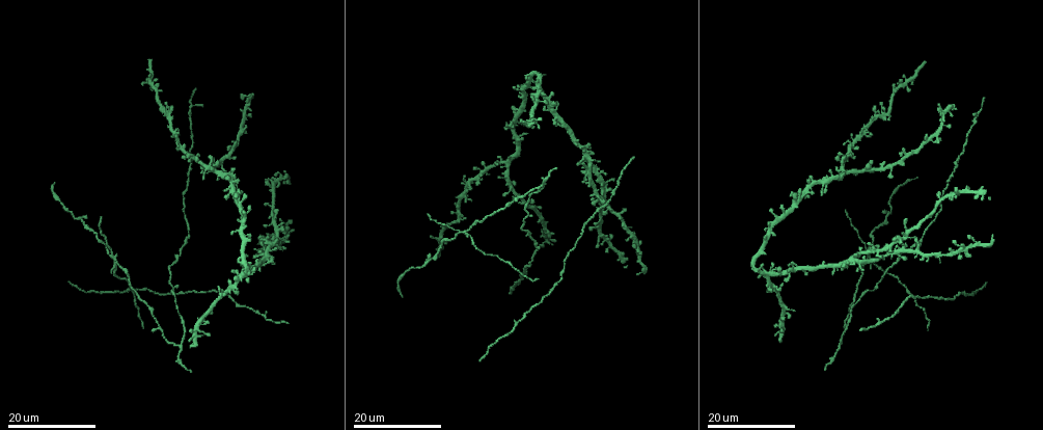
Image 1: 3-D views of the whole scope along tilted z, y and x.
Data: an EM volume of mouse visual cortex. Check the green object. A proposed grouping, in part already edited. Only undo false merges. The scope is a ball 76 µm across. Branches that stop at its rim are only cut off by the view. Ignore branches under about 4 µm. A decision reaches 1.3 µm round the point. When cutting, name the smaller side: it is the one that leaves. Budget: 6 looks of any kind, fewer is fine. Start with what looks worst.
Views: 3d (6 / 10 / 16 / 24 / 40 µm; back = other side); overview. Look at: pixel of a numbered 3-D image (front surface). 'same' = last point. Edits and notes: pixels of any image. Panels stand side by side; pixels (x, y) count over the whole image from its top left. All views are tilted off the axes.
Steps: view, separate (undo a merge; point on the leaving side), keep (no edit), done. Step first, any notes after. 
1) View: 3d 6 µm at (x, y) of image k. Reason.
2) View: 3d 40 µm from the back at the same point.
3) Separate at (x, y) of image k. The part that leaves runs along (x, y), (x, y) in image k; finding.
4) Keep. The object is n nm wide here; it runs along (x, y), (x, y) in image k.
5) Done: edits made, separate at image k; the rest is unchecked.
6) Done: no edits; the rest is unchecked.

View: 3d 24 µm at (465, 232) of image 1.

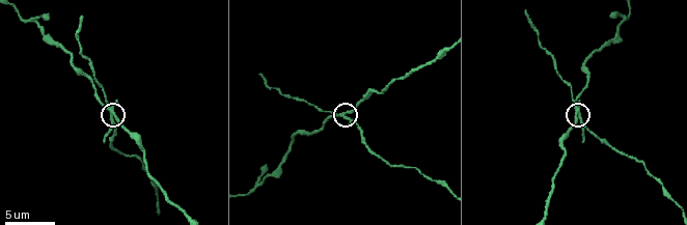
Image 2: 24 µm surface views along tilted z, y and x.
View: 3d 10 µm at (577, 110) of image 2.

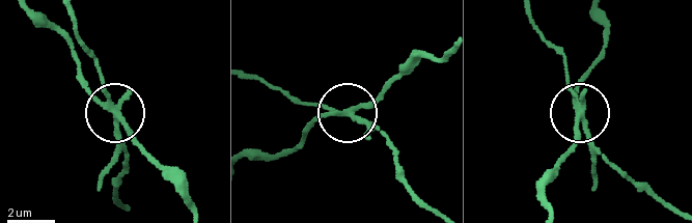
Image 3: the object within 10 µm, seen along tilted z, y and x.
Separate at (125, 143) of image 3. The object is 220 nm wide here; the part that leaves runs along (116, 111), (125, 156), (111, 183), (122, 204) in image 3; two neurons meet here.

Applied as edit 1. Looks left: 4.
View: overview. See it whole again.

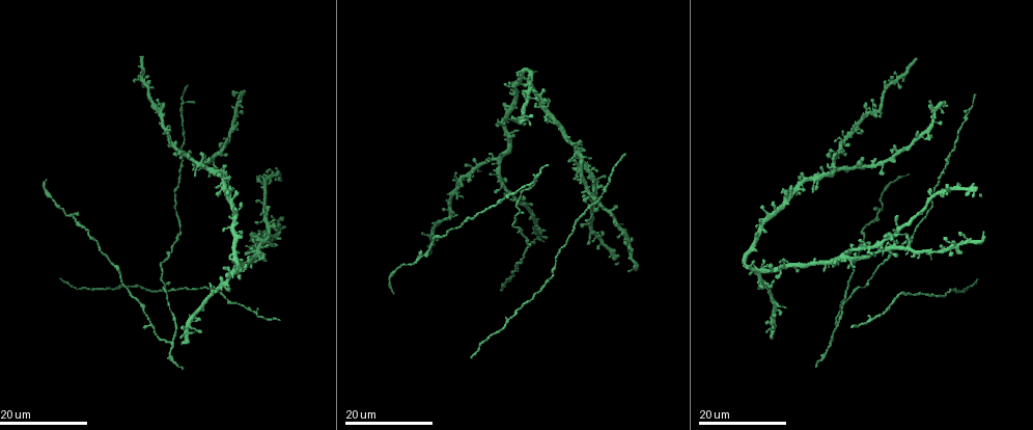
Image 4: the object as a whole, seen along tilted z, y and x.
View: 3d 16 µm at (172, 343) of image 4. Arms part here.

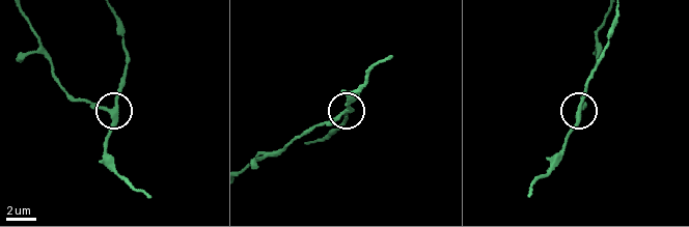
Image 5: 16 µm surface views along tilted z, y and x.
View: 3d 10 µm at (342, 112) of image 5.

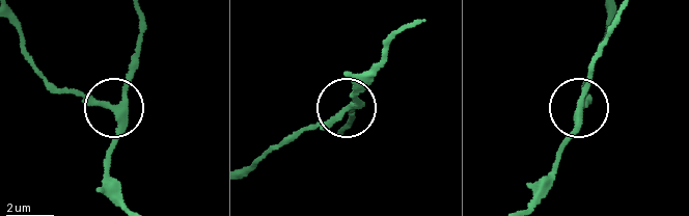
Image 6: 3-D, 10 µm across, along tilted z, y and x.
Keep. 3 arms meet here; it runs along (619, 12), (591, 65), (555, 176) in image 6; one neuron here.

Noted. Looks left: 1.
Done: edits made, separate at image 3; the rest is unchecked.

